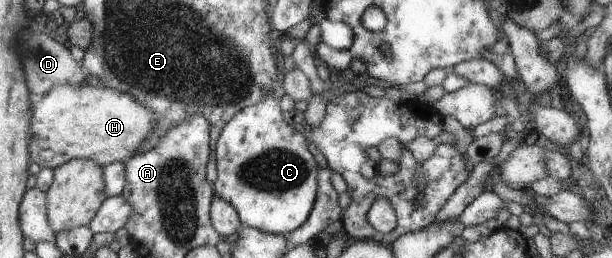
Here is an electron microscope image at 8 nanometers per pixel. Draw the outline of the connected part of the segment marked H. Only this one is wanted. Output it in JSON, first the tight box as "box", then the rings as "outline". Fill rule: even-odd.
{"box":[29,84,158,168],"outline":[[[63,84],[49,88],[31,105],[29,157],[42,168],[57,167],[70,159],[88,159],[98,166],[125,162],[138,151],[158,120],[129,94],[115,88]]]}

